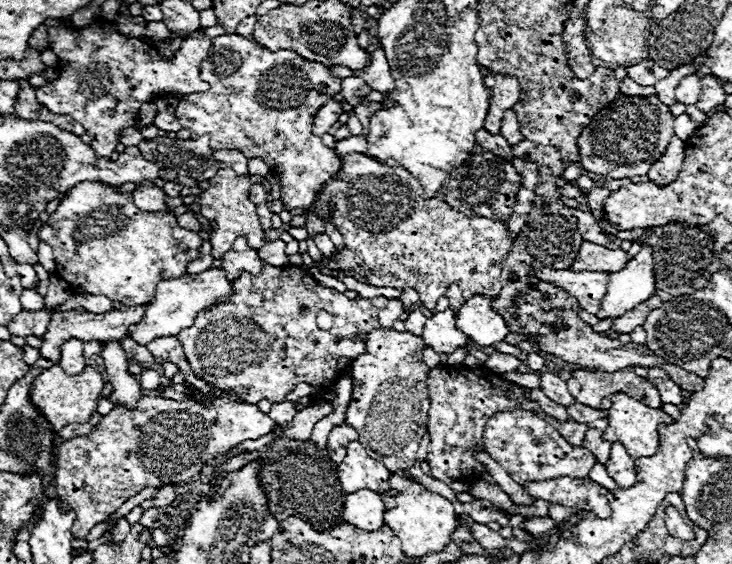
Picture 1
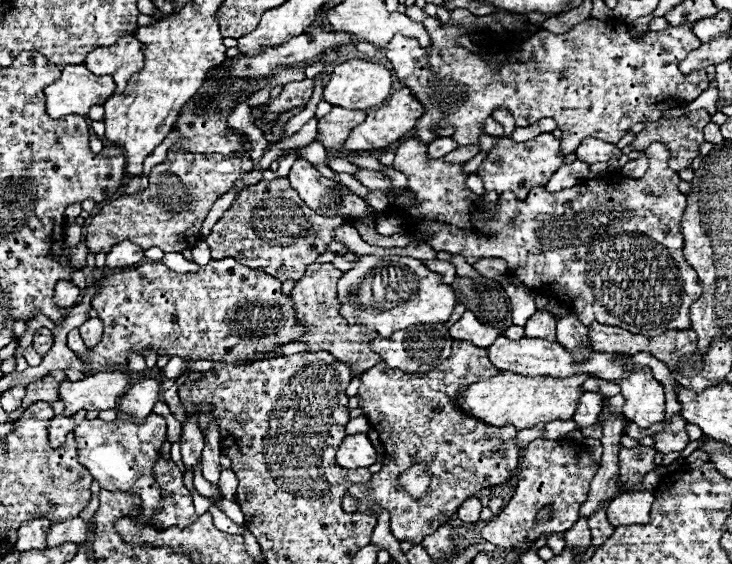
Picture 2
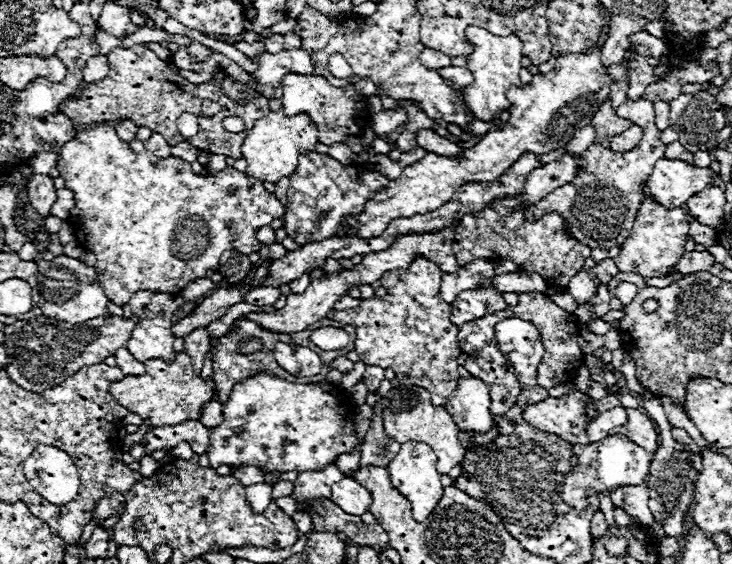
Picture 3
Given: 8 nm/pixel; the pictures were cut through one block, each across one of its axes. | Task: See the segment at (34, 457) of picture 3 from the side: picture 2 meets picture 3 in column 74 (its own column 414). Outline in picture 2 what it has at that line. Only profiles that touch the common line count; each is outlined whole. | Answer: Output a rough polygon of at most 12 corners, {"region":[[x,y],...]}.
{"region":[[424,464],[406,470],[398,484],[420,498],[428,490],[430,472]]}

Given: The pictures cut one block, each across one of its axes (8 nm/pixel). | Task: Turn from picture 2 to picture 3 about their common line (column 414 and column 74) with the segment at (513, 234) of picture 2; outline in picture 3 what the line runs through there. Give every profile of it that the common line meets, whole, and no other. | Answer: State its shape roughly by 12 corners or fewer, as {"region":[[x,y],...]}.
{"region":[[80,130],[56,168],[106,296],[178,294],[284,216],[202,176]]}

